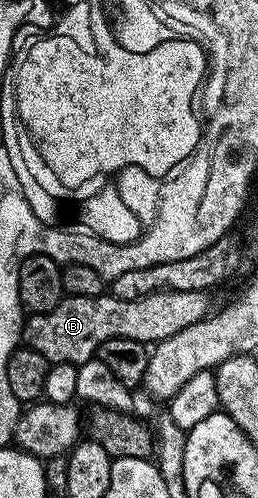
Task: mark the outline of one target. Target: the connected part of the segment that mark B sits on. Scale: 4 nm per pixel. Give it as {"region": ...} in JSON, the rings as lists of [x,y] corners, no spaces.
{"region":[[[162,291],[146,295],[140,301],[103,297],[70,297],[49,313],[33,313],[22,326],[22,337],[27,348],[38,351],[53,365],[66,363],[79,366],[93,360],[99,354],[100,345],[106,339],[134,339],[145,343],[157,343],[169,339],[184,327],[198,323],[210,313],[207,292]]]}

